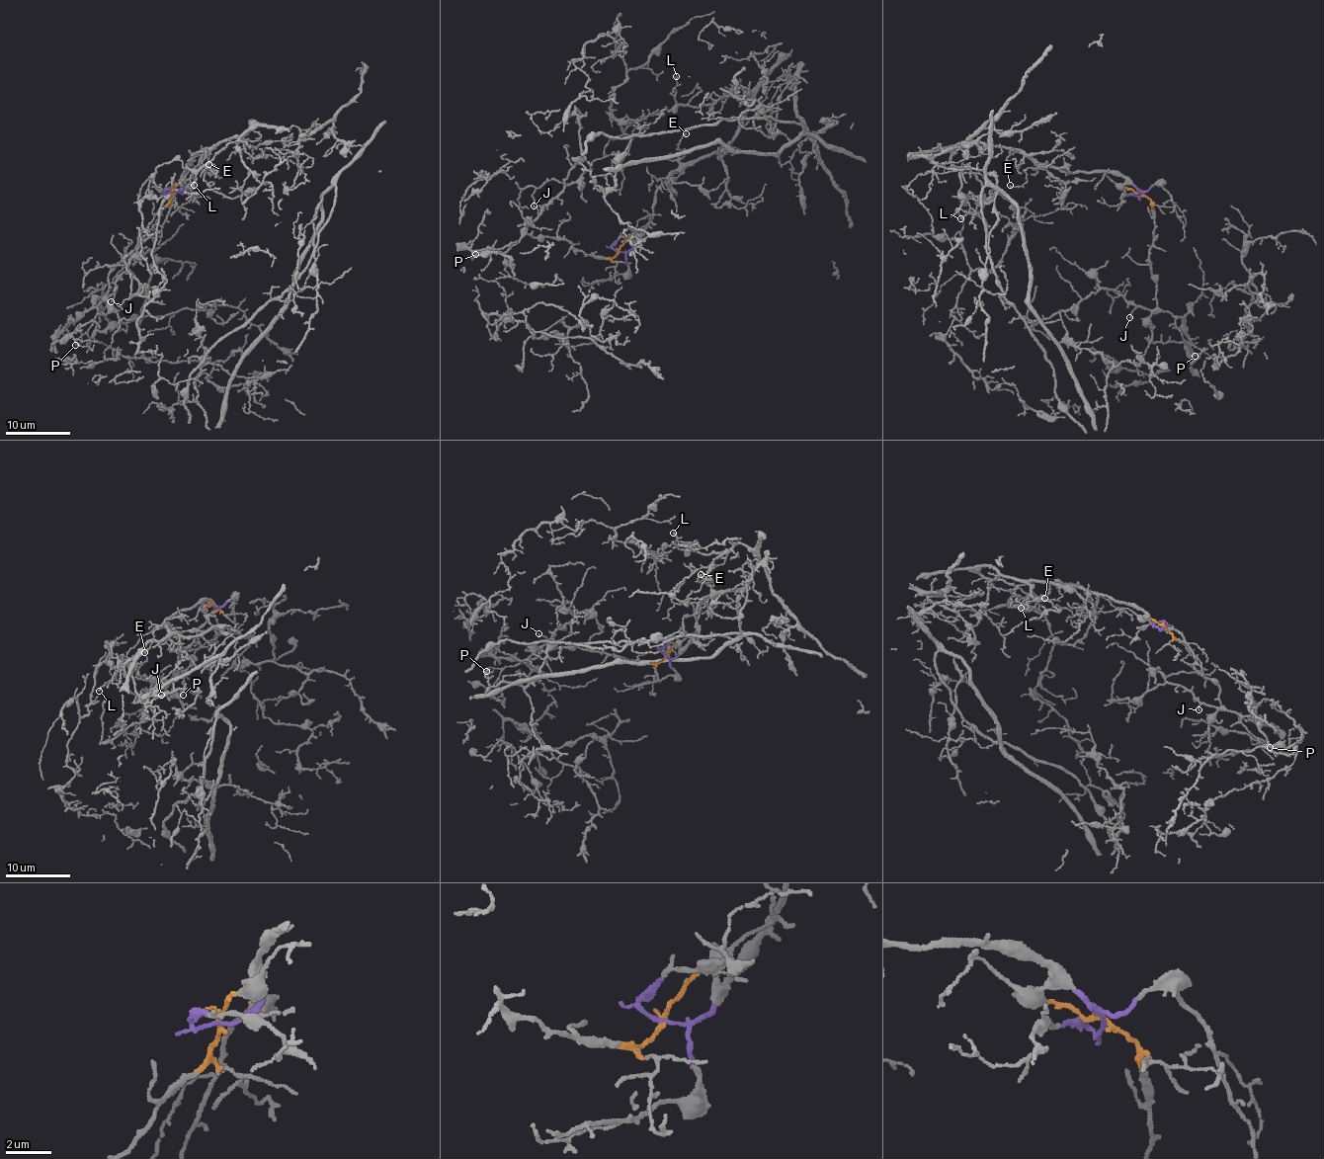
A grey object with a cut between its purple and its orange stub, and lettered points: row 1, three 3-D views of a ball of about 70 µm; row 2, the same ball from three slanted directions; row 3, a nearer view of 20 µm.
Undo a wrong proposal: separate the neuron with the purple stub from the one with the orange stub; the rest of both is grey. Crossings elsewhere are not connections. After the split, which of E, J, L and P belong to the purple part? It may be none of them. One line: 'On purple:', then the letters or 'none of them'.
On purple: E, L

